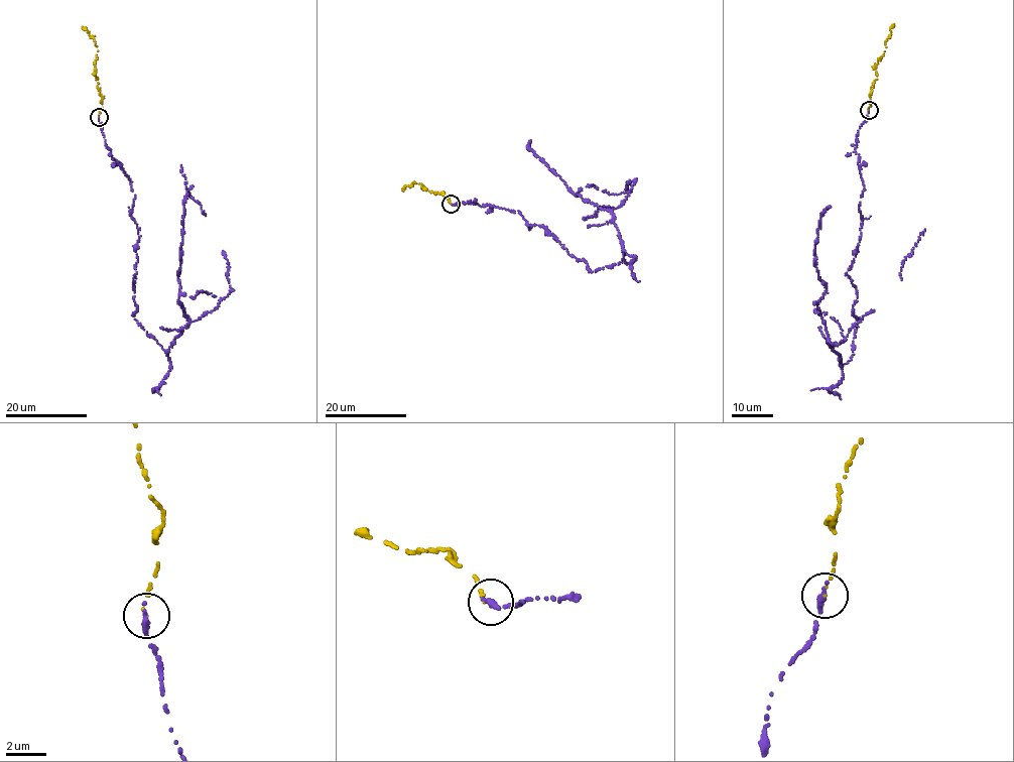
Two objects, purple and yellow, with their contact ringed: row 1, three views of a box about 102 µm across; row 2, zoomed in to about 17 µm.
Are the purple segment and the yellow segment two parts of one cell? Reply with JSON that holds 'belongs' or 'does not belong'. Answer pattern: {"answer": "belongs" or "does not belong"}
{"answer": "belongs"}

